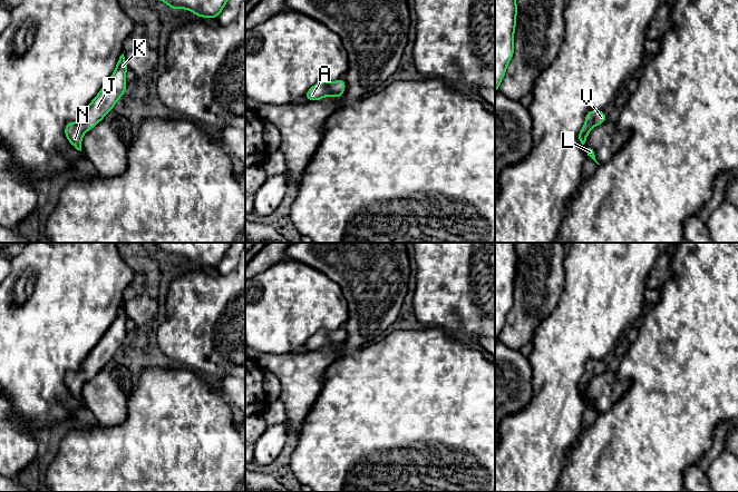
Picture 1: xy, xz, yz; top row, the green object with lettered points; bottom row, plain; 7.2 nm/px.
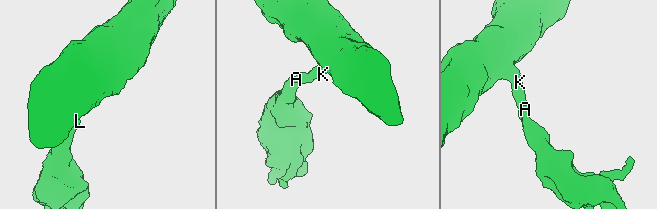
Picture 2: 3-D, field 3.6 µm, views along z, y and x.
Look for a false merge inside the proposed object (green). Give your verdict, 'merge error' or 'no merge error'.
no merge error

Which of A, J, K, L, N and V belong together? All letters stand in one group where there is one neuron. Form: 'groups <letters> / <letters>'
groups A J K L N V

